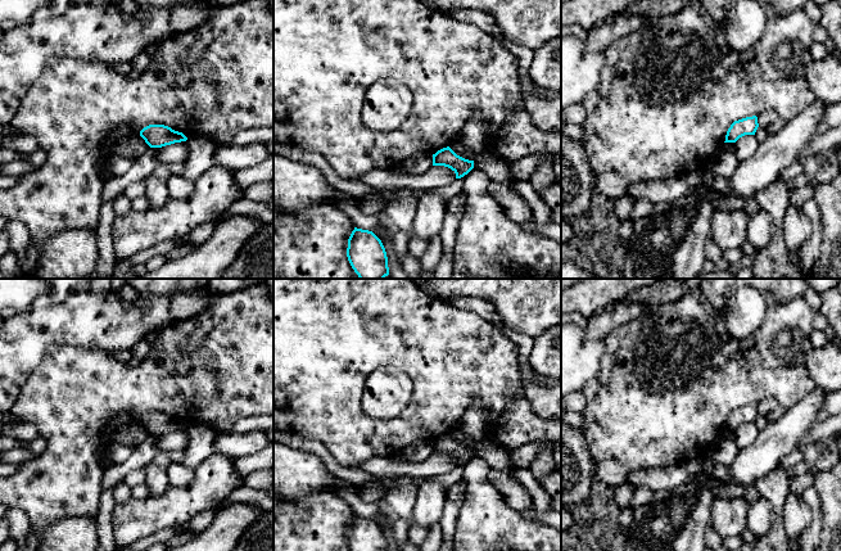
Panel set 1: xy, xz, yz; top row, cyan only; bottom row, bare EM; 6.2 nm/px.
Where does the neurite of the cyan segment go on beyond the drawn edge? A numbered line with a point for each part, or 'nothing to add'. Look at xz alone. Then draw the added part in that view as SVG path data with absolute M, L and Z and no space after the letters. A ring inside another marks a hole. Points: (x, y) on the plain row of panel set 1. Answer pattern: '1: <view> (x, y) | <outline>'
nothing to add

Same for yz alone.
nothing to add

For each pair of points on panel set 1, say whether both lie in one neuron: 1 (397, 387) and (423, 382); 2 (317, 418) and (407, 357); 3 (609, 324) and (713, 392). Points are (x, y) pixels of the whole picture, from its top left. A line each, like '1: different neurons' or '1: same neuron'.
1: different neurons
2: same neuron
3: different neurons

